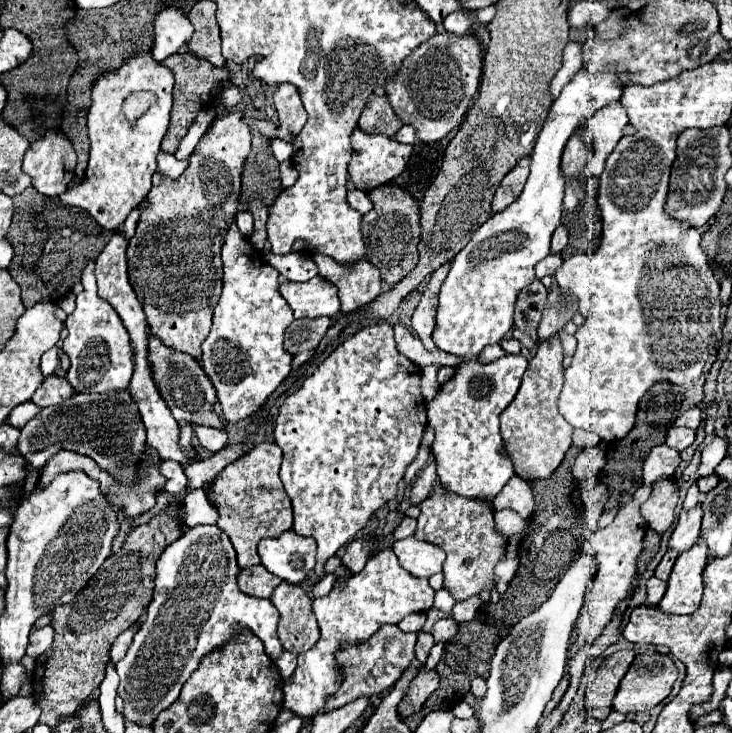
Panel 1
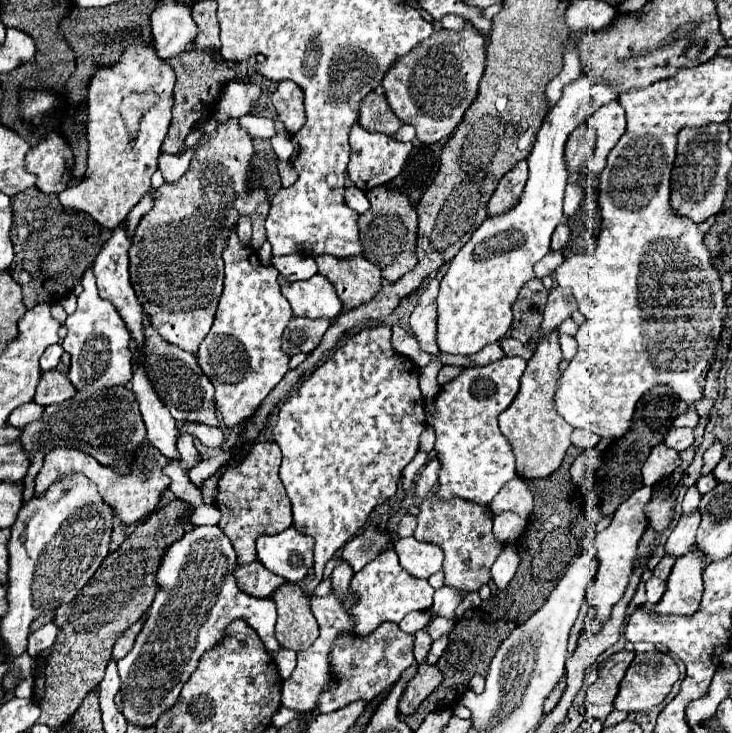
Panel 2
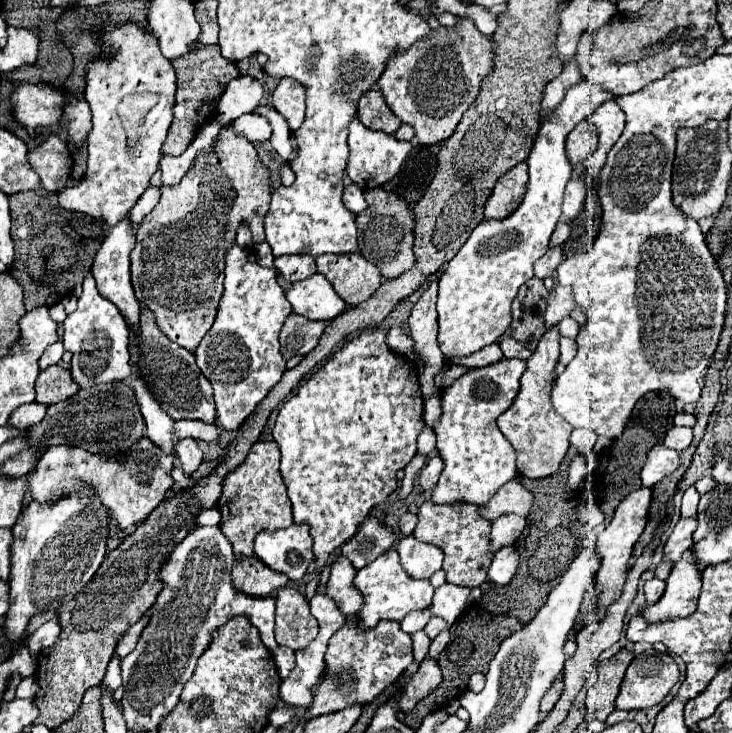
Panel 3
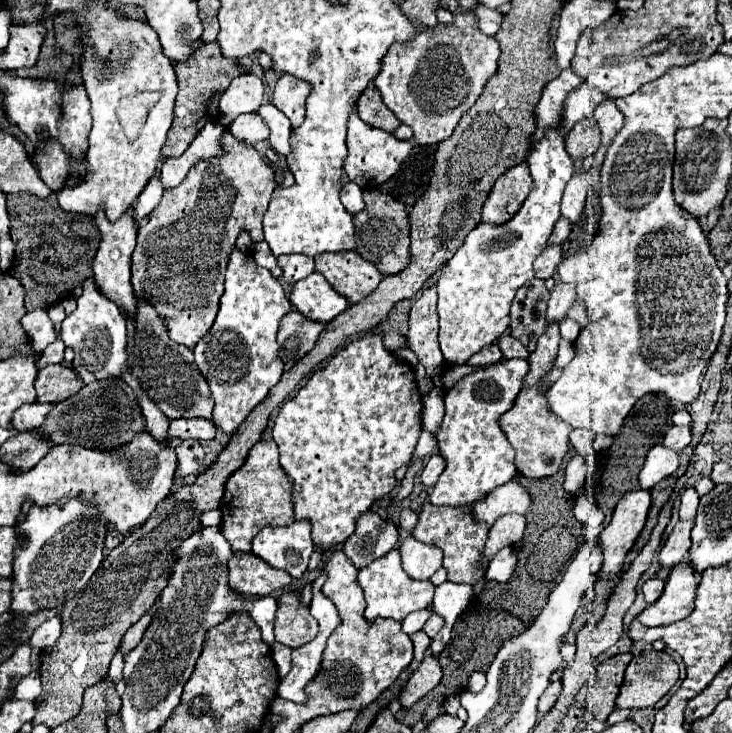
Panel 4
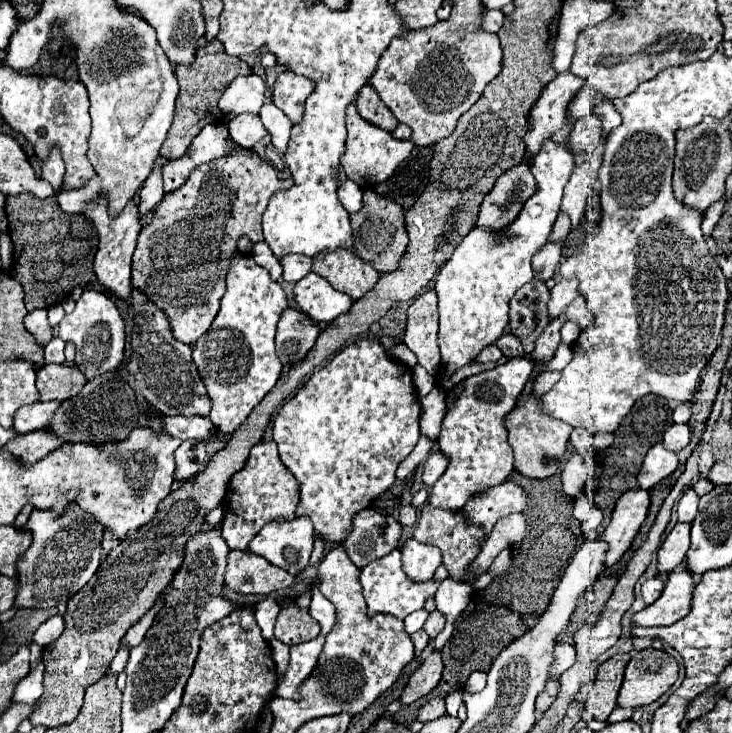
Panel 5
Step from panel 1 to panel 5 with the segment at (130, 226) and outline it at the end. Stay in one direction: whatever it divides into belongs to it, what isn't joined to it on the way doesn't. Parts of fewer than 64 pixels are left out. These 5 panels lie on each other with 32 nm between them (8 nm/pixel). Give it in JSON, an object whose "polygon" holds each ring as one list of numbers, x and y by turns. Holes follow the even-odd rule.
{"polygon":[[158,164,152,170,150,178,144,182,144,186,142,186,140,194,138,194,138,214,140,214,140,218,146,216,148,212,152,212,158,206,158,202,162,200,162,196,164,196,164,190,162,190,162,166]]}

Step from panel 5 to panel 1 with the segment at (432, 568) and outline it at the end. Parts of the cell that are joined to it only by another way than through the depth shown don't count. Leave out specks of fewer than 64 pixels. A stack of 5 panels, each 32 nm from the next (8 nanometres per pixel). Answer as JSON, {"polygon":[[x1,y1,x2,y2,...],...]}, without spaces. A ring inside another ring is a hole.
{"polygon":[[410,536,410,538,404,538,404,540,394,542,392,550,398,556,400,564,412,576,430,578,430,576,442,572,444,552,436,544,428,544,428,542,422,542,418,538]]}

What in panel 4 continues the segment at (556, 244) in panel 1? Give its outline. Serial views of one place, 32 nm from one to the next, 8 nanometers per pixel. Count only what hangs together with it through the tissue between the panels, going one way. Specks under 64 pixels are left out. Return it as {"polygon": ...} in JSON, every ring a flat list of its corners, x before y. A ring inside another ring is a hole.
{"polygon":[[560,218,554,226,554,232,550,236,550,244,562,244,570,234,570,220,568,218]]}

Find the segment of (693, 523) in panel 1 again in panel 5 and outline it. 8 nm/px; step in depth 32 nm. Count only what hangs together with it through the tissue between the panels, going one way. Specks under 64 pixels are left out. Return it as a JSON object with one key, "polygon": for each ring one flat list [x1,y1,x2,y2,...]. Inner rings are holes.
{"polygon":[[678,522,658,550,658,572,672,572,690,548,690,522]]}

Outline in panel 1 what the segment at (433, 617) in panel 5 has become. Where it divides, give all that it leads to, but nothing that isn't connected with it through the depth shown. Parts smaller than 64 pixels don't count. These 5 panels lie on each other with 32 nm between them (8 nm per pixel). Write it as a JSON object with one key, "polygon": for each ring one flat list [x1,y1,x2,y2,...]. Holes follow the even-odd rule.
{"polygon":[[452,618,438,620,432,630,432,636,436,638,436,642,450,642,456,634,458,634,458,622]]}

